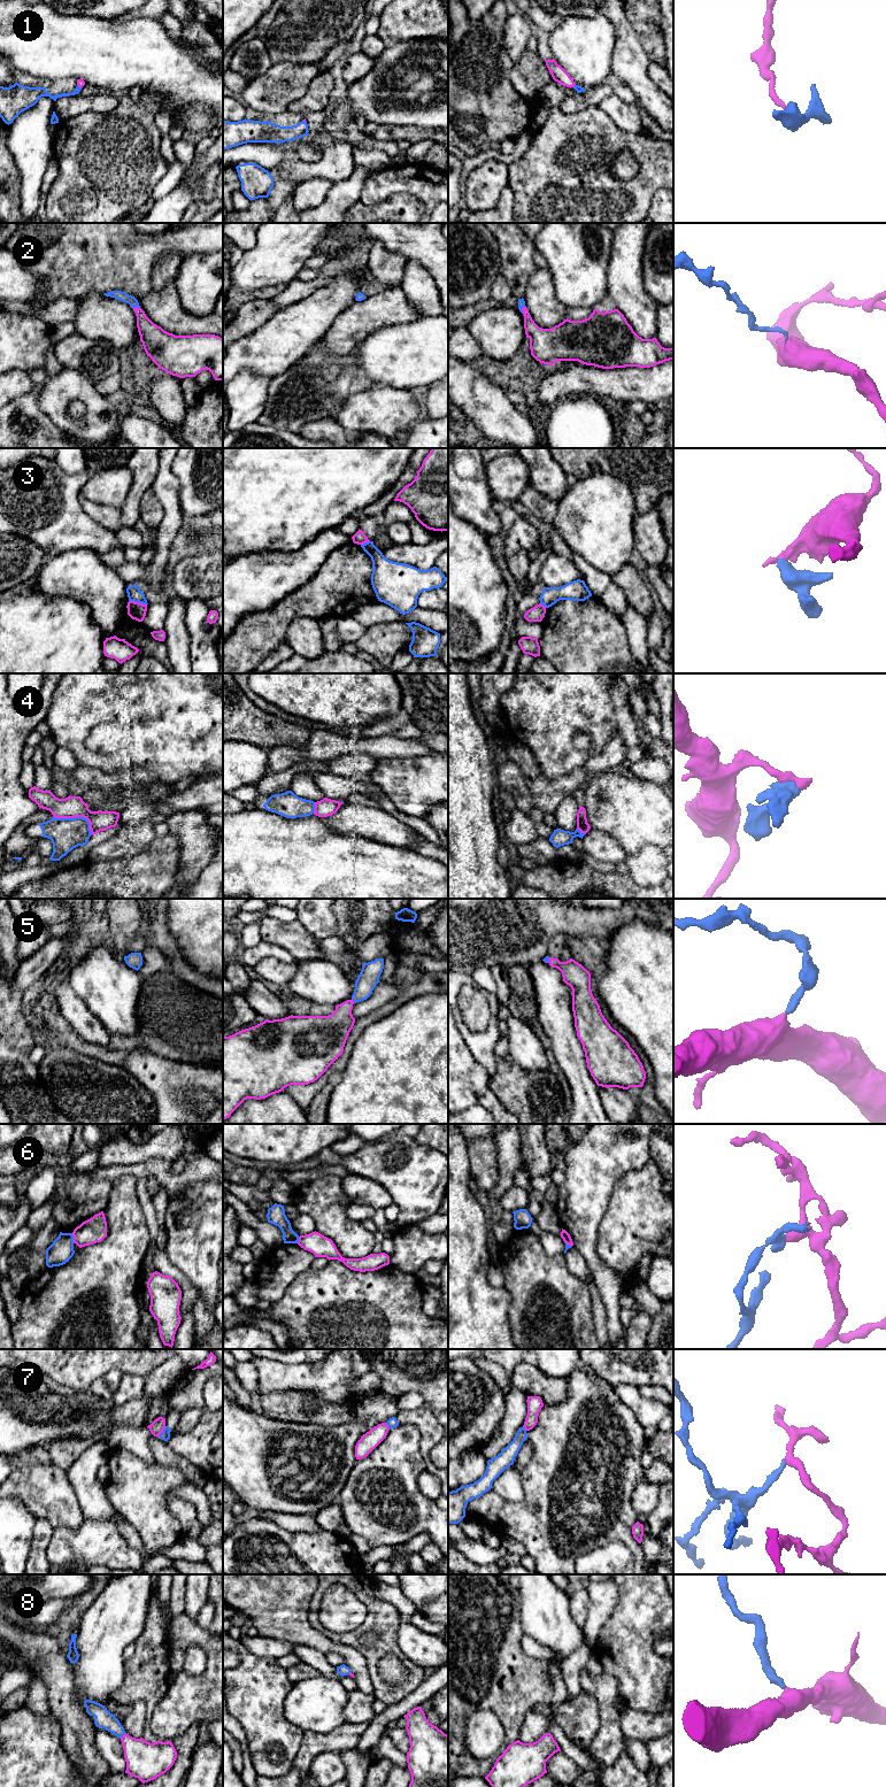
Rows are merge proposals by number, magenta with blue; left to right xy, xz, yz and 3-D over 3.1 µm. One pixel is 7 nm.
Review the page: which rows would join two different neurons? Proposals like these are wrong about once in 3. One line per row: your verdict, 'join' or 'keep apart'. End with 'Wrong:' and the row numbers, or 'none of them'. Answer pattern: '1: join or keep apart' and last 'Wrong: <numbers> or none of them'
1: join
2: join
3: keep apart
4: keep apart
5: join
6: keep apart
7: keep apart
8: join
Wrong: 3, 4, 6, 7

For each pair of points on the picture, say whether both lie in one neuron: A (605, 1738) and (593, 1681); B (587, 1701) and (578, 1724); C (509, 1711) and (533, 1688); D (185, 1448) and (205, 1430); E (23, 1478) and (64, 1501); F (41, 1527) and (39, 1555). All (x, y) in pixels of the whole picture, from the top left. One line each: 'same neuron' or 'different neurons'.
A: same neuron
B: same neuron
C: same neuron
D: same neuron
E: same neuron
F: same neuron

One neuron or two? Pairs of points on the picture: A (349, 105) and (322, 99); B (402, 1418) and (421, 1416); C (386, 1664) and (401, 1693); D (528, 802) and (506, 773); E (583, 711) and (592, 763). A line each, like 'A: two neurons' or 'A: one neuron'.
A: two neurons
B: one neuron
C: two neurons
D: one neuron
E: two neurons

